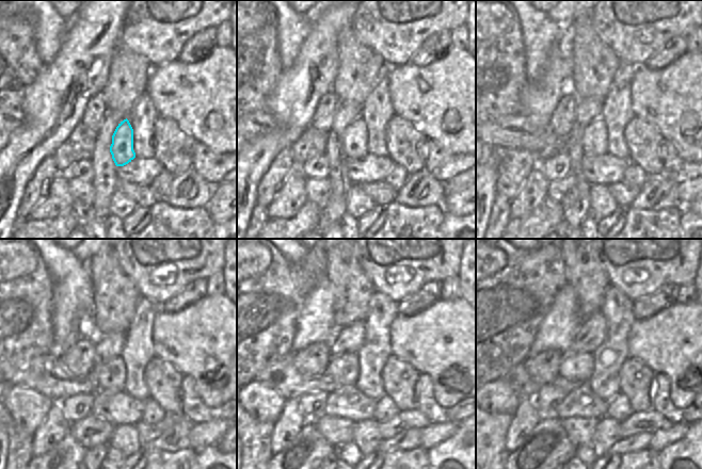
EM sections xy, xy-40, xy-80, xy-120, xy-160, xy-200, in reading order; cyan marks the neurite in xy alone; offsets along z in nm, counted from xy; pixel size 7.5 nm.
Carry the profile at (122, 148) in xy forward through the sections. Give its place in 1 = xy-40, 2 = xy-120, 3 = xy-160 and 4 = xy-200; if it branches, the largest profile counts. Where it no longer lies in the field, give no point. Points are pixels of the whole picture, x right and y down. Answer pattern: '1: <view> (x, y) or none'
1: xy-40 (355, 142)
2: xy-120 (111, 374)
3: xy-160 (345, 369)
4: xy-200 (580, 366)

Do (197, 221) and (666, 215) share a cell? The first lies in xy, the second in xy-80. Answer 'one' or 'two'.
one

